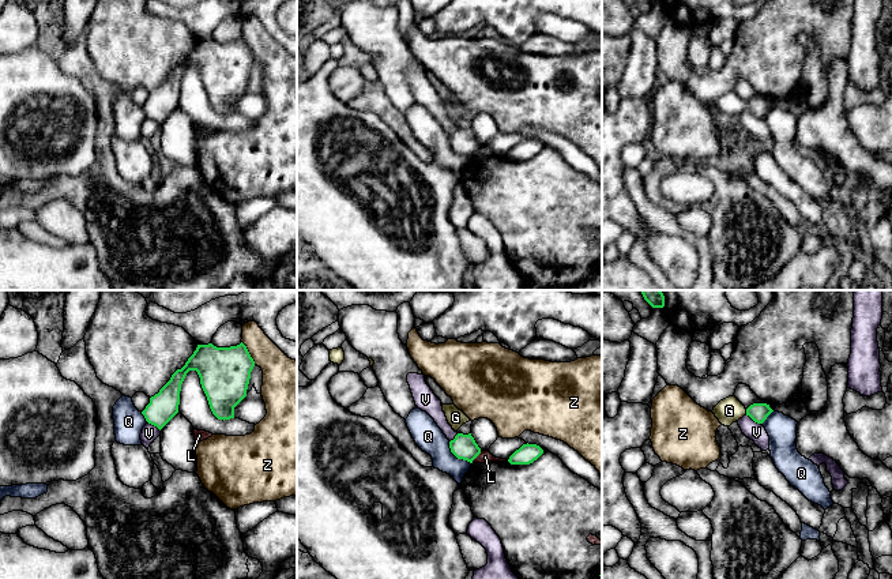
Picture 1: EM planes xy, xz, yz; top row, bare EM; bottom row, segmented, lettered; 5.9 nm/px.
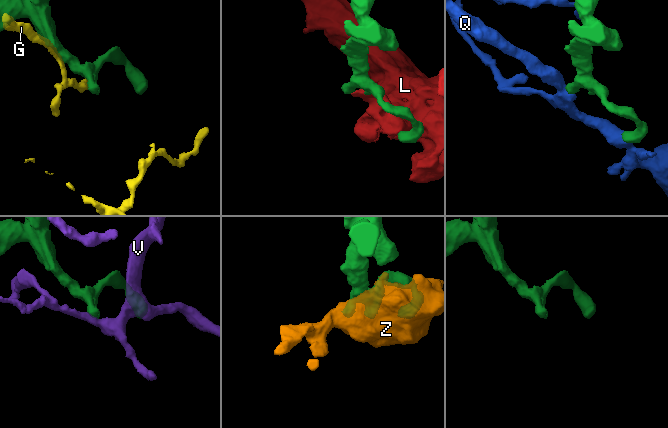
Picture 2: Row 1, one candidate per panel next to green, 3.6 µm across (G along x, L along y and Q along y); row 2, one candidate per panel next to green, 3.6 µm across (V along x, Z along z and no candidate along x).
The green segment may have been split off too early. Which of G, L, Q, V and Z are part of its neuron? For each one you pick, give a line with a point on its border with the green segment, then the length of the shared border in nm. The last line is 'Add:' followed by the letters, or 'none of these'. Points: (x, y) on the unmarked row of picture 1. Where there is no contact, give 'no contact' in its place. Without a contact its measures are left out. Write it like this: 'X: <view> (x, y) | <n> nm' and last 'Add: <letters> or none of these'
Add: none of these

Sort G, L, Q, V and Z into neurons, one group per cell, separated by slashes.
G / L / Q / V / Z

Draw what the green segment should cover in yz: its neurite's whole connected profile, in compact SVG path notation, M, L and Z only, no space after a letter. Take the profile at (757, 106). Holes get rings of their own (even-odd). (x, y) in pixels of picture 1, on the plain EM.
M753 98L746 104L746 110L754 117L763 119L772 106L774 105L767 98Z

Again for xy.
M197 40L193 49L170 75L150 93L142 106L159 125L178 108L181 79L189 65L196 65L210 104L218 114L234 113L234 102L246 91L255 56L246 41L217 42Z

